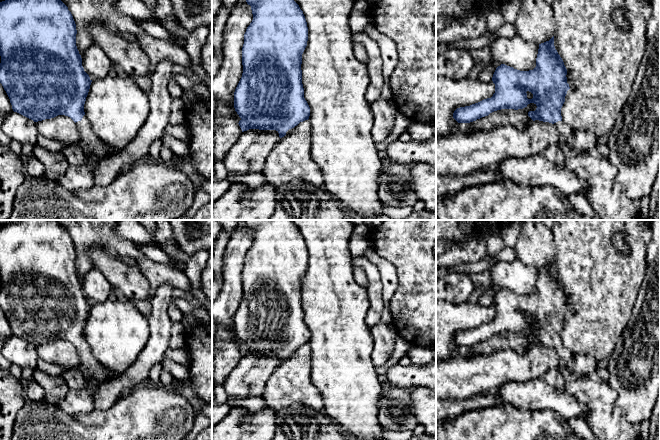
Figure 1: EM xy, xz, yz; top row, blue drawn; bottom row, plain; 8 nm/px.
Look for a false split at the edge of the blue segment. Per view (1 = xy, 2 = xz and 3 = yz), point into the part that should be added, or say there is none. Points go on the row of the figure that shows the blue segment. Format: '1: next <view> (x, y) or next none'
1: next xy (94, 150)
2: next none
3: next yz (609, 200)

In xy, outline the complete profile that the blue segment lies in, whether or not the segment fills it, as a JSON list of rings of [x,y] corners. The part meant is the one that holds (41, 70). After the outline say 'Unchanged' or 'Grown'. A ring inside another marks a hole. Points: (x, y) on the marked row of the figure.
[[[5,0],[0,2],[0,83],[6,91],[12,109],[34,122],[58,115],[70,117],[77,125],[83,151],[83,164],[93,172],[99,163],[118,151],[109,147],[92,131],[84,112],[84,104],[92,80],[84,71],[82,58],[76,46],[76,24],[68,7],[61,0]]]. Grown

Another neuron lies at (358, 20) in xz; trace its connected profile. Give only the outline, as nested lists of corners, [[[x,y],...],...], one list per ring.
[[[353,10],[349,16],[349,27],[352,35],[363,33],[364,29],[369,25],[369,16],[365,11]]]

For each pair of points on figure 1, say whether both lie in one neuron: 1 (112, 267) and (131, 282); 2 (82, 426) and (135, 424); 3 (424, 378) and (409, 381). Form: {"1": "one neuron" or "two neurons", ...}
{"1": "one neuron", "2": "one neuron", "3": "one neuron"}

